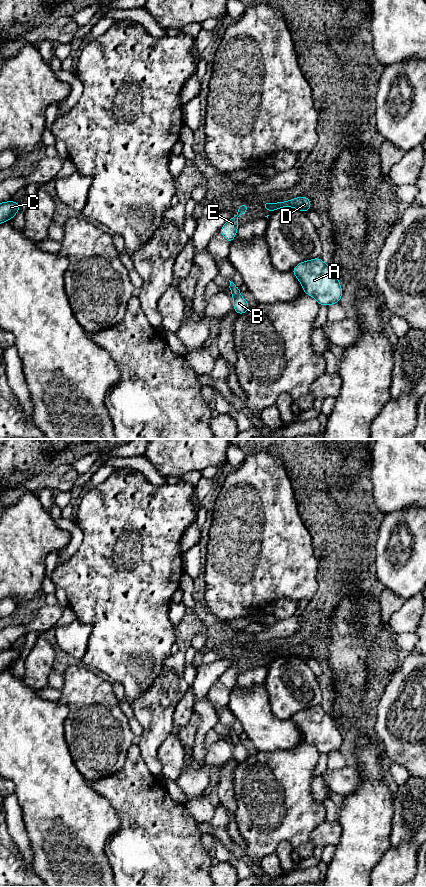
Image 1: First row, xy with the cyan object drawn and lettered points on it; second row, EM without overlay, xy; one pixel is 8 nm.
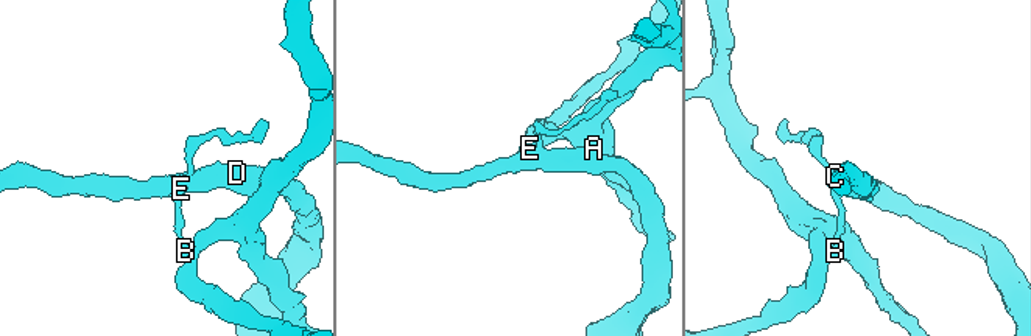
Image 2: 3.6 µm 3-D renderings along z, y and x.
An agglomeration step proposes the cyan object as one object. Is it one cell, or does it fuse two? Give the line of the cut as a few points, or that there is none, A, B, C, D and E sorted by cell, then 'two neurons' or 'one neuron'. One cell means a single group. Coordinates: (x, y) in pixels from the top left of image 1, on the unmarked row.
cut xy (247, 654), (246, 658); groups A B E / C D; two neurons

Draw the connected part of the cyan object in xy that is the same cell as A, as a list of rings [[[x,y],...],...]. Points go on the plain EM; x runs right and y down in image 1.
[[[320,705],[297,712],[291,720],[299,728],[304,741],[312,744],[320,754],[340,751],[343,741],[340,730],[333,717]]]

